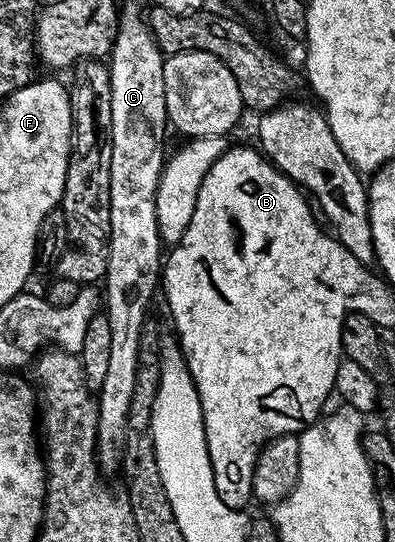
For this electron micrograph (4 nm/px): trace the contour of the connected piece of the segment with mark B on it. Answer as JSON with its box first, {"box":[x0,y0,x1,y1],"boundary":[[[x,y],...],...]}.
{"box":[163,147,371,510],"boundary":[[[226,147],[225,152],[207,170],[203,178],[203,186],[199,186],[199,198],[195,198],[195,214],[187,226],[181,240],[176,241],[177,248],[168,249],[167,259],[163,264],[163,296],[169,303],[169,312],[173,315],[173,324],[177,327],[176,339],[179,341],[181,355],[185,358],[185,365],[197,397],[201,403],[203,426],[205,427],[205,441],[209,451],[211,470],[215,478],[215,490],[219,494],[222,504],[238,510],[244,509],[245,503],[253,500],[253,475],[257,465],[257,455],[262,447],[270,440],[279,436],[300,434],[310,428],[315,421],[321,419],[326,411],[325,399],[334,395],[337,387],[337,367],[341,364],[341,331],[345,317],[350,315],[349,304],[361,304],[365,296],[361,291],[365,288],[365,275],[371,272],[370,265],[359,262],[351,250],[347,250],[337,237],[328,231],[321,232],[317,225],[318,217],[307,199],[306,193],[298,188],[293,181],[288,180],[280,172],[273,161],[266,158],[256,147],[233,148]]]}

